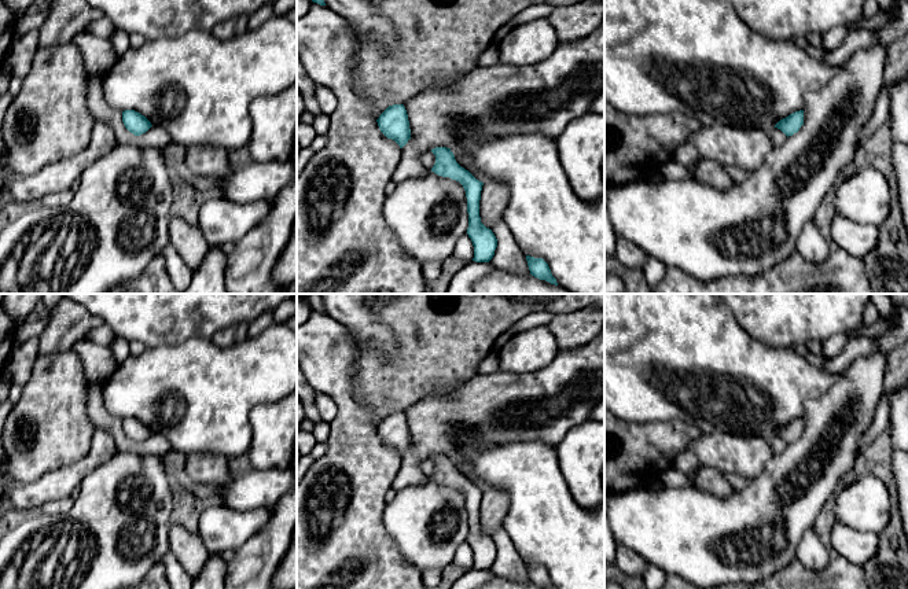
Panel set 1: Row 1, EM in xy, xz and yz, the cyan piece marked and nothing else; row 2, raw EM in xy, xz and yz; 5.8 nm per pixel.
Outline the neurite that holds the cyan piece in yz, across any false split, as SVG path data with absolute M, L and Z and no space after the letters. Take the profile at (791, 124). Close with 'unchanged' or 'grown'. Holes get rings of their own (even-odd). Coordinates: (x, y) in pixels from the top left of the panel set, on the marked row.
M804 110L795 111L788 117L780 119L772 133L769 135L773 147L780 147L788 136L793 136L804 125Z; grown

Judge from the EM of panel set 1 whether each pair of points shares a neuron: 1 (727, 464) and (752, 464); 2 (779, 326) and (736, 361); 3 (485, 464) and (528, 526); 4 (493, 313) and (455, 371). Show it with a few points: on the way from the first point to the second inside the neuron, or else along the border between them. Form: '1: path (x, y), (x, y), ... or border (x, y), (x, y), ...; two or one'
1: path (732, 464), (746, 464); one
2: border (735, 320), (763, 343), (790, 348); two
3: path (502, 475), (528, 501), (528, 510); one
4: path (486, 327), (458, 357); one

